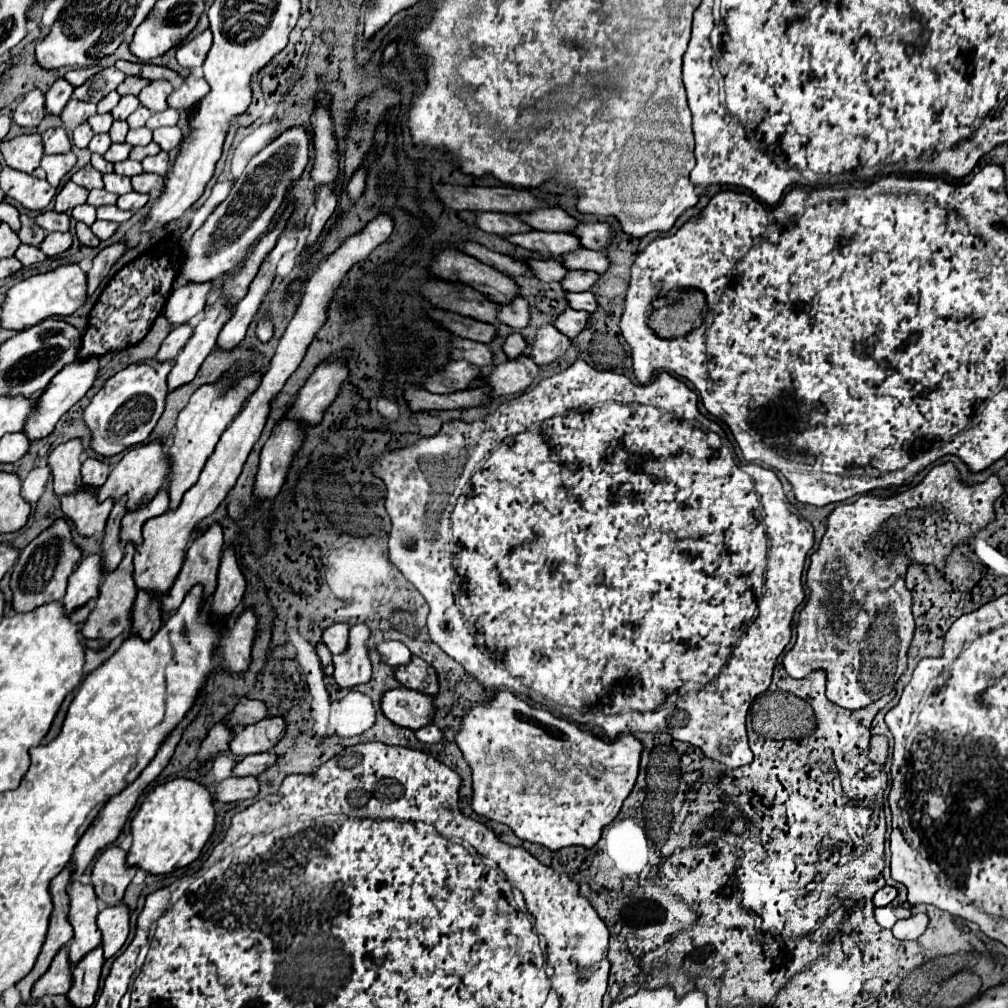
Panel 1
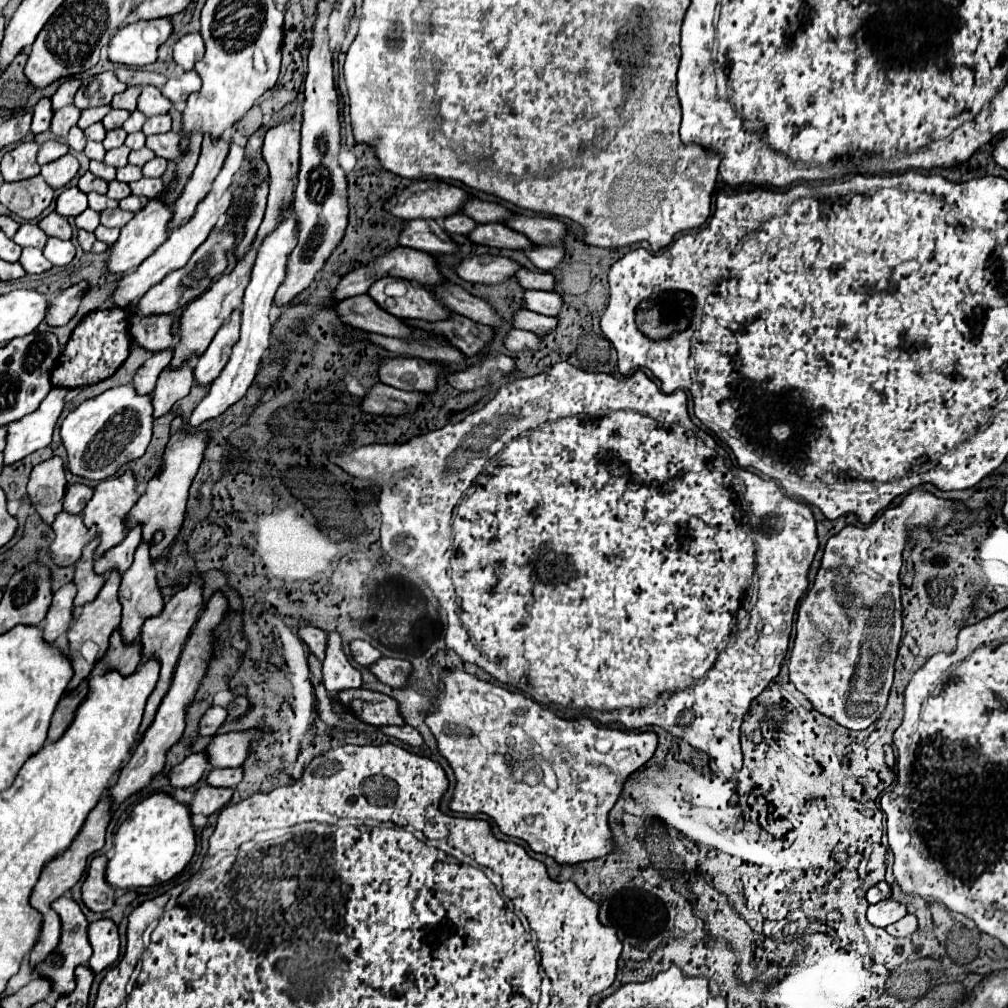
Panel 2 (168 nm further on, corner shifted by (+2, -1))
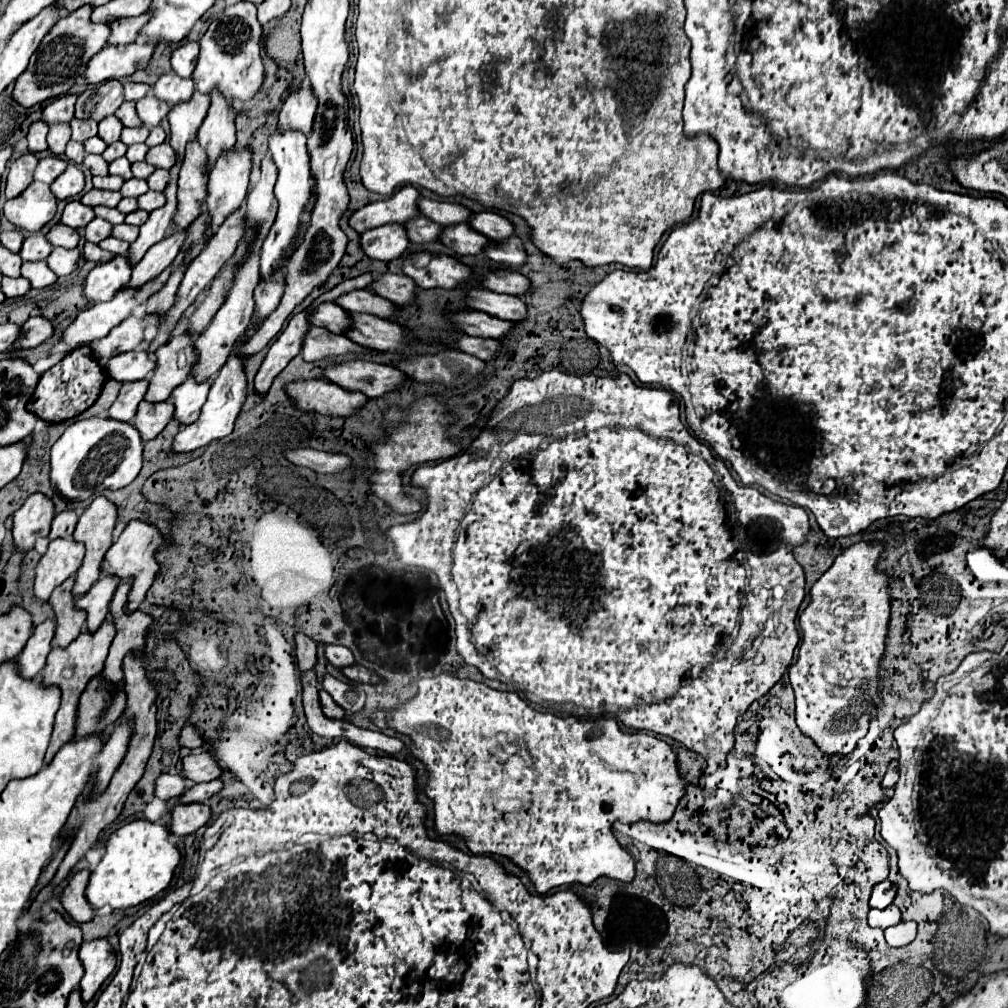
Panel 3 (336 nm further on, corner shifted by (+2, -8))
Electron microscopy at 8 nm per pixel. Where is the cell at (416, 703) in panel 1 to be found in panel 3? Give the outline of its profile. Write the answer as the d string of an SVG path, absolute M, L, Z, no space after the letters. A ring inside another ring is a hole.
M319 690L319 702L321 702L321 710L323 710L323 714L325 714L327 718L335 718L335 720L343 718L343 714L345 714L343 708L339 708L325 690Z

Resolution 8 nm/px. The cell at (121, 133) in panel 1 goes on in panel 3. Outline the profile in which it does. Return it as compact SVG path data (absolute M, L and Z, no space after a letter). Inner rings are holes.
M115 142L115 144L109 144L107 150L105 150L101 156L103 156L107 162L113 162L113 160L125 156L125 152L127 152L127 146L123 146L121 142Z

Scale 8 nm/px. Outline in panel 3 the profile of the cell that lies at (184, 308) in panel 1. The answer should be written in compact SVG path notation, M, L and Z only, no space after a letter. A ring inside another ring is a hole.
M145 350L125 352L125 354L119 354L119 356L103 362L101 368L107 372L107 378L125 384L125 382L135 382L135 380L147 378L149 372L155 368L155 360Z

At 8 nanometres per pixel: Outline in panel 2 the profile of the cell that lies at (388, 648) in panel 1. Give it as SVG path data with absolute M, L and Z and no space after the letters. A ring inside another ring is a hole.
M351 641L351 653L353 659L365 667L373 665L375 661L379 661L383 655L379 653L379 649L375 649L371 643L367 641Z

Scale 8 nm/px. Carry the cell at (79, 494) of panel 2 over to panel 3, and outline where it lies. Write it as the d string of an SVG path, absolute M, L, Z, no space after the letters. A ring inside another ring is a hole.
M67 510L67 512L57 514L57 516L53 518L51 532L49 532L47 540L55 540L55 538L71 538L75 524L77 524L77 512L75 512L75 510Z

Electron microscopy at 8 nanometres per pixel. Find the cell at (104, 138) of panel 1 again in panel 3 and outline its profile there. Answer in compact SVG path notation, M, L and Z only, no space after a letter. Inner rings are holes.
M87 154L83 160L83 166L89 168L93 176L107 176L107 162L97 154Z

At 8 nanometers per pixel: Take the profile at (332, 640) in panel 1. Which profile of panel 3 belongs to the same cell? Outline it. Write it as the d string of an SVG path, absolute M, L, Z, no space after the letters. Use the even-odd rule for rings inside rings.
M295 634L295 654L297 654L297 668L301 672L305 670L311 670L317 662L317 644L305 636L305 634Z

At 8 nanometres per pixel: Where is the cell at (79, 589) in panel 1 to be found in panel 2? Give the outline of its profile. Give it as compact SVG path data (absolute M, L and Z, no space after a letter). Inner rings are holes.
M63 585L53 595L53 603L49 607L47 617L41 621L43 627L43 637L45 641L55 641L61 633L65 633L71 627L73 621L73 601L75 601L75 585Z

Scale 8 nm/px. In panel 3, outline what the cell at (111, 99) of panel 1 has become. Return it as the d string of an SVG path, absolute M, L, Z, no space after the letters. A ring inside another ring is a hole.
M71 120L71 140L75 142L85 142L87 138L97 136L97 122L95 120Z

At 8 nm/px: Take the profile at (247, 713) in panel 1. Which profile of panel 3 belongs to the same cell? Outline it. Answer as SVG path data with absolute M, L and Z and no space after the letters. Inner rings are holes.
M185 724L183 730L181 730L181 734L179 734L179 744L185 746L185 748L195 750L195 748L201 748L205 742L203 742L203 738L197 734L197 728L195 728L195 726Z

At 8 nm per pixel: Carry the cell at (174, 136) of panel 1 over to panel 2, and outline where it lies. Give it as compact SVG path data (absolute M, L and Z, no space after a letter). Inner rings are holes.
M173 131L163 133L163 135L147 137L147 147L157 157L163 157L163 159L177 159L181 155L179 153L179 135L173 133Z

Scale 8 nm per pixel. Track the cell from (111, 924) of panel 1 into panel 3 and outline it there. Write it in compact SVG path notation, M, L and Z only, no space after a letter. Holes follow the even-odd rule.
M99 938L99 940L91 940L91 942L81 944L79 960L85 968L85 976L79 984L81 1000L89 1002L97 994L101 984L115 970L115 964L117 964L115 962L115 952L105 938Z

